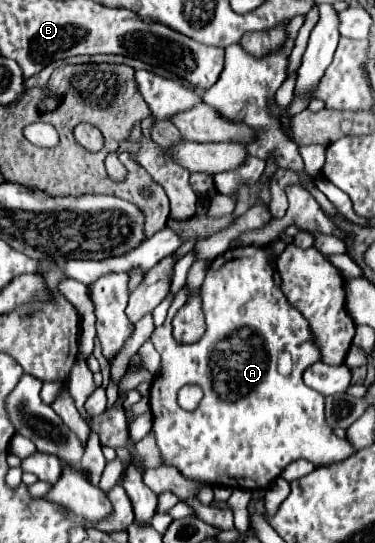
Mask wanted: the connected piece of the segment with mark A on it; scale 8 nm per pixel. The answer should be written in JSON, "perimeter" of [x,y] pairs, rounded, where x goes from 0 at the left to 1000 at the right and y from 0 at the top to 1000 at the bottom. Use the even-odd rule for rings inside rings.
{"perimeter":[[[683,451],[624,455],[560,484],[555,506],[533,529],[539,573],[549,580],[549,613],[528,632],[485,635],[459,621],[459,587],[501,554],[501,532],[485,529],[448,569],[432,602],[405,613],[405,632],[427,650],[427,687],[405,698],[400,753],[411,764],[416,816],[432,831],[443,856],[475,860],[496,878],[533,882],[555,893],[640,897],[640,901],[709,901],[741,871],[789,845],[821,845],[843,860],[912,849],[944,838],[923,808],[901,808],[864,768],[864,731],[816,713],[805,687],[859,661],[859,646],[837,624],[821,591],[784,569],[757,540],[725,517],[715,488],[715,459]],[[747,650],[773,654],[768,683],[747,683]],[[491,709],[533,709],[544,731],[523,757],[485,757],[469,742],[469,724]]]}

